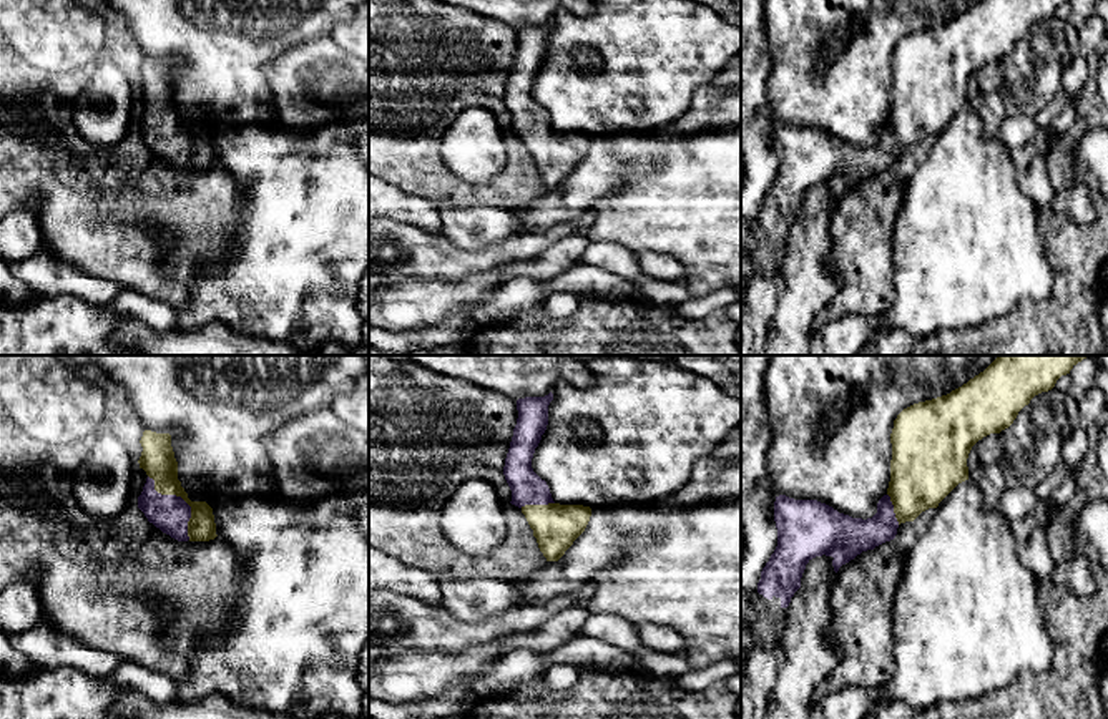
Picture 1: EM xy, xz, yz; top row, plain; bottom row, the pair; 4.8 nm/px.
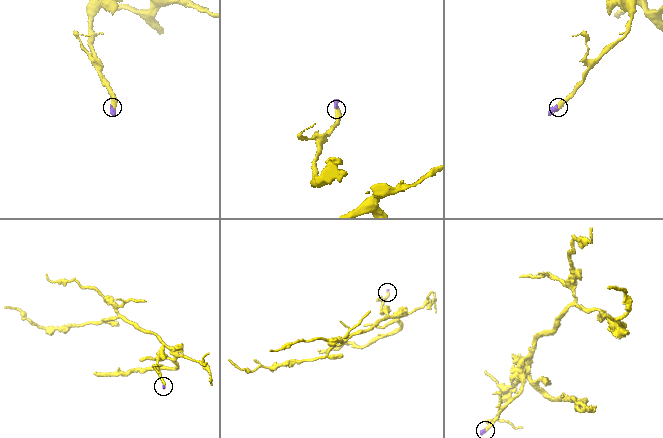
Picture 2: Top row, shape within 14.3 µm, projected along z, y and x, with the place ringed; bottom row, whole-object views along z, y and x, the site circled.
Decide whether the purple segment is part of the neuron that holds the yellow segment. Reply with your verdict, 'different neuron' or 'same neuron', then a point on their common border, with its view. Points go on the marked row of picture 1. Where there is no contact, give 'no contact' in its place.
same neuron | xy (181, 497)

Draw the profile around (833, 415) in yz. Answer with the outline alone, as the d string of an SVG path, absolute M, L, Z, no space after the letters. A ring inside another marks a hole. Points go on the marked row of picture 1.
M771 355L764 402L772 425L767 472L776 496L817 500L852 518L872 518L890 482L890 433L897 415L919 402L950 394L998 355Z

